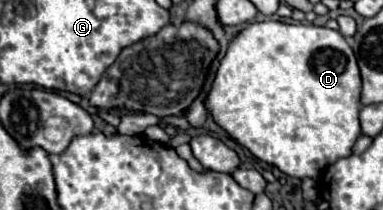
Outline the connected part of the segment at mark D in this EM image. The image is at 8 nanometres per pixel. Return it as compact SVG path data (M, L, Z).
M264 21L264 23L252 23L248 25L244 31L238 33L238 37L234 37L230 41L228 53L226 57L220 61L218 67L218 75L214 79L214 85L206 97L206 107L212 111L214 121L224 127L232 139L236 139L240 145L248 147L250 153L270 165L276 165L282 173L296 177L296 179L318 179L324 175L326 167L330 167L330 163L342 159L342 157L350 157L352 155L352 147L356 143L356 139L360 137L362 129L360 129L360 121L358 121L358 113L360 113L360 89L362 89L362 79L360 79L360 69L358 69L358 61L354 51L350 49L350 45L346 43L346 39L328 27L318 27L314 23L284 23L284 21Z

